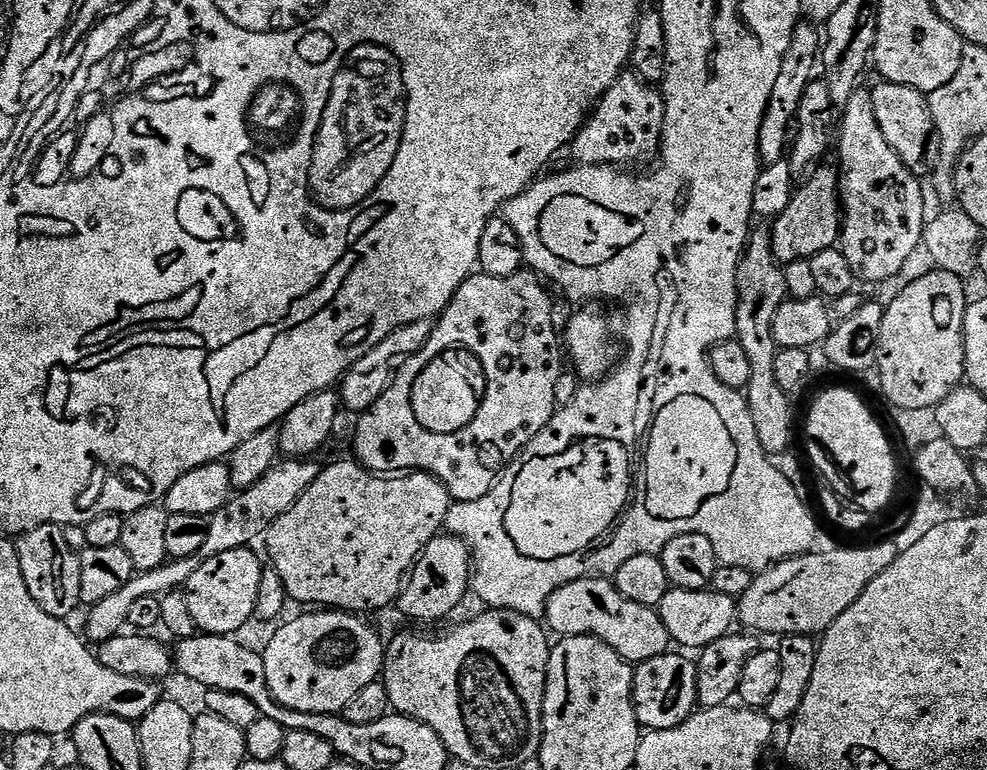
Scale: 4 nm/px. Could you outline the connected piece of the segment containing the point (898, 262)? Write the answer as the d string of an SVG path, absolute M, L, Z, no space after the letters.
M858 90L842 110L842 119L838 124L838 148L839 144L842 223L838 247L861 281L880 284L883 280L892 280L907 266L908 259L915 254L916 247L921 247L924 239L924 184L916 181L917 173L907 168L902 158L894 154L890 142L886 142L886 134L882 134L874 114L871 91Z

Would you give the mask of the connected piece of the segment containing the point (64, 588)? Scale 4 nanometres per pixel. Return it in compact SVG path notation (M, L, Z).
M47 524L38 526L34 530L23 533L15 541L18 562L22 566L22 578L26 578L26 590L30 590L30 598L46 610L46 614L68 618L75 608L81 607L80 591L82 590L82 570L80 569L80 557L78 553L66 542L64 529L58 524Z

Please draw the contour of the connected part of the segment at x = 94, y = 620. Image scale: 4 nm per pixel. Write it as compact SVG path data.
M312 458L281 459L272 465L272 469L263 478L254 482L254 486L237 491L232 499L226 502L226 506L222 506L222 510L218 510L210 517L206 543L198 549L198 554L194 554L190 558L169 559L168 563L158 566L154 570L139 573L133 576L130 582L126 582L126 586L122 586L122 590L118 590L118 594L110 594L110 598L102 598L102 602L91 605L87 609L87 639L93 645L99 646L102 642L121 635L122 629L128 622L130 606L134 606L134 602L138 598L161 597L165 592L183 589L188 583L190 574L194 574L194 570L198 570L198 566L202 566L202 562L214 558L218 554L226 554L226 550L238 550L255 545L255 540L259 536L261 539L272 524L278 522L278 518L282 518L282 514L286 514L286 510L290 510L290 506L294 506L294 502L298 502L298 498L302 498L302 494L306 494L310 482L314 482L314 478L318 478L321 465L315 464L316 462Z

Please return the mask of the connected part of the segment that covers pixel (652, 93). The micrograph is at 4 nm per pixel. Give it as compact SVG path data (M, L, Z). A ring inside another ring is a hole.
M625 70L596 101L594 111L585 120L580 131L572 137L570 152L577 156L580 164L610 164L613 166L632 166L628 164L648 164L659 157L660 135L664 129L664 94L655 83L643 80L631 70Z

